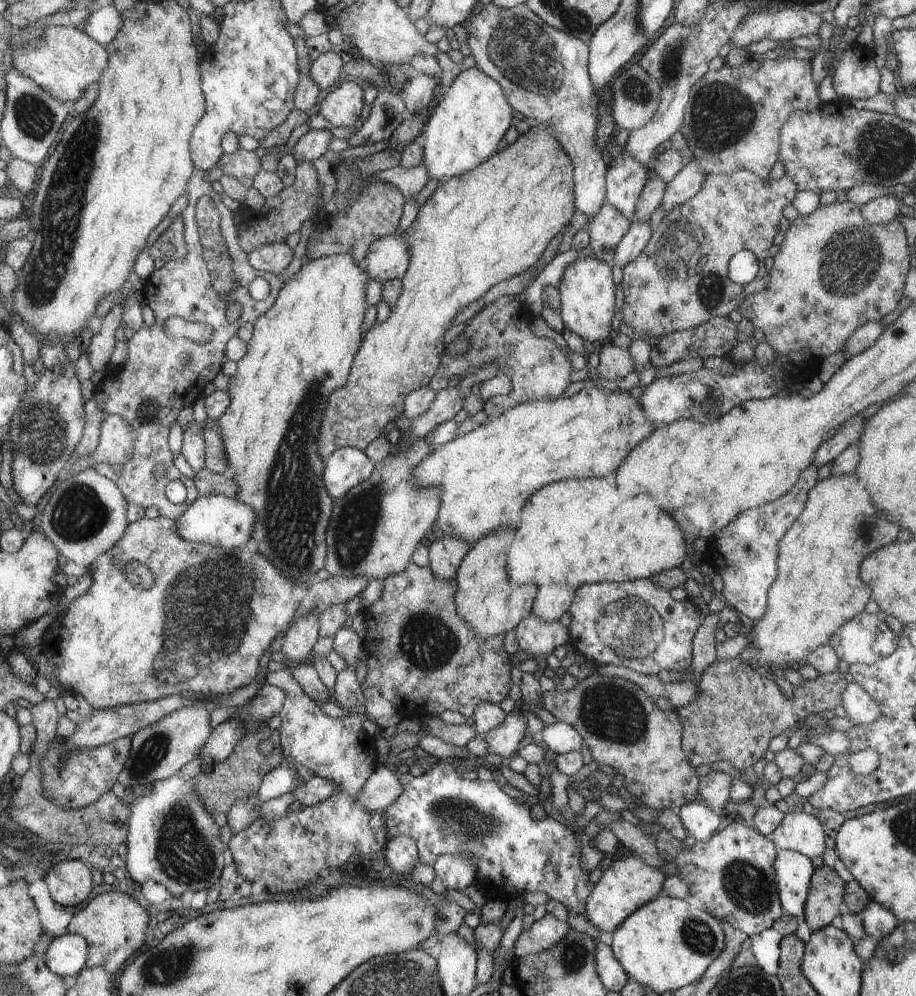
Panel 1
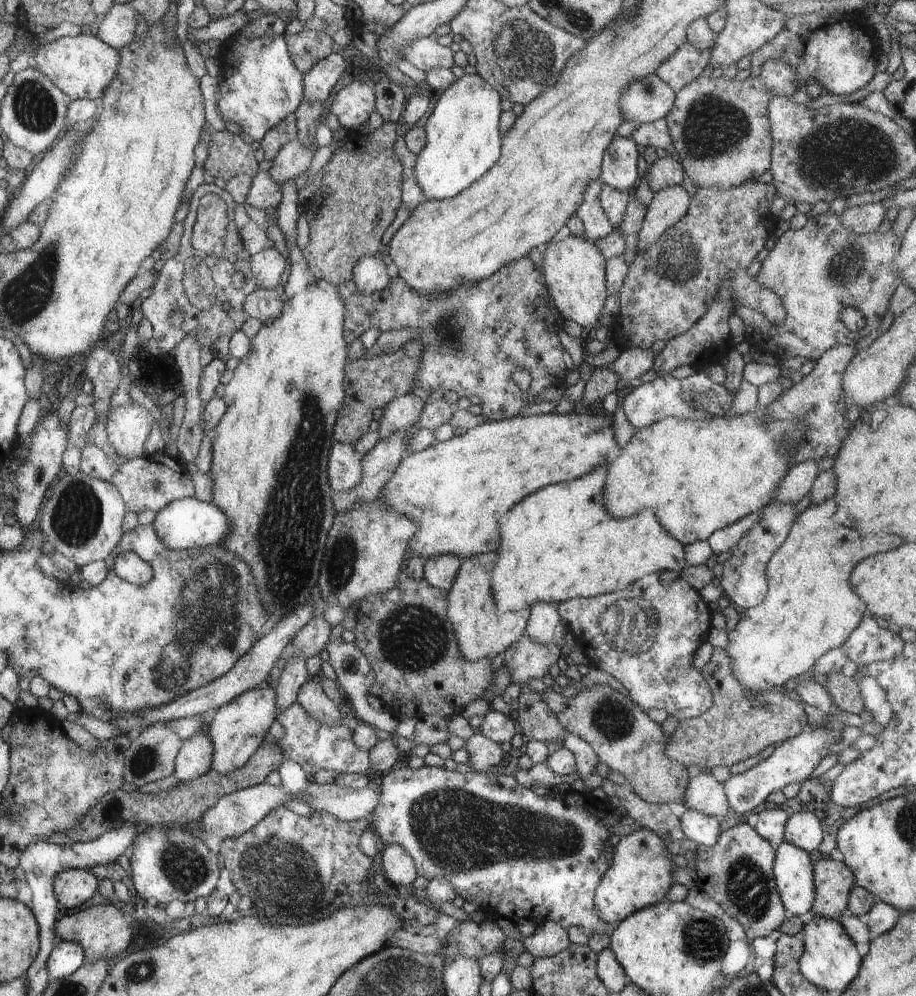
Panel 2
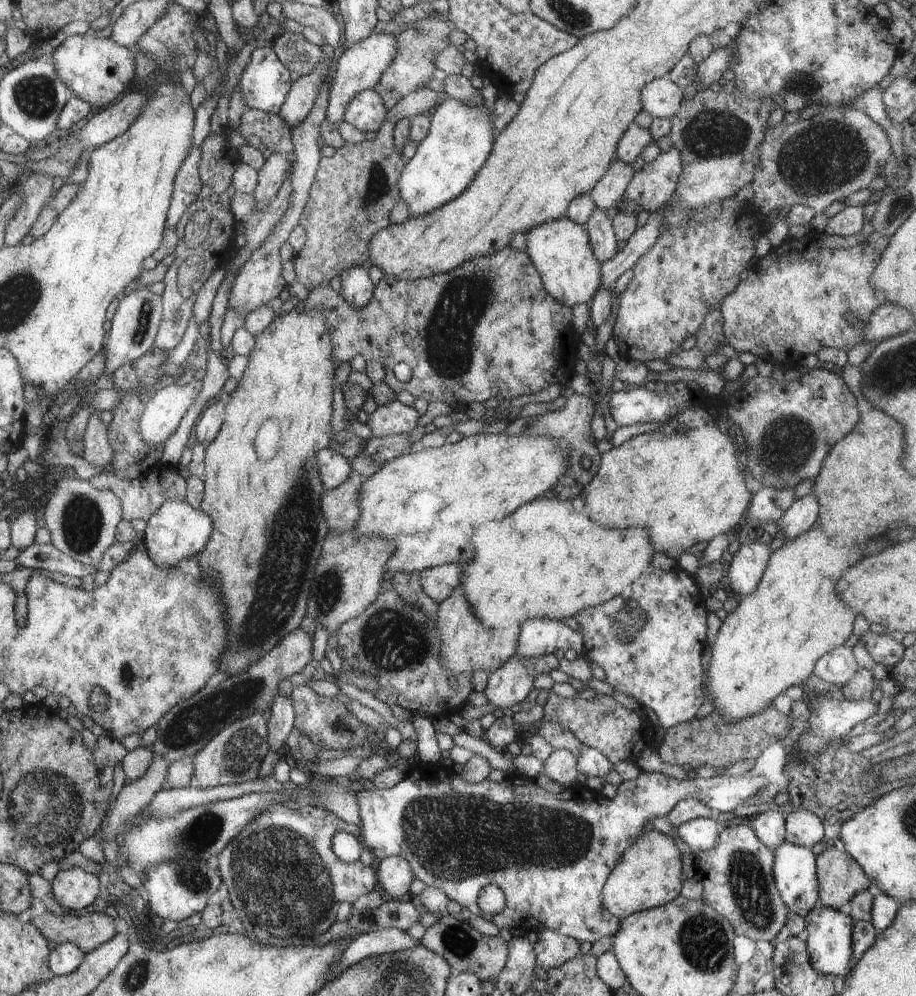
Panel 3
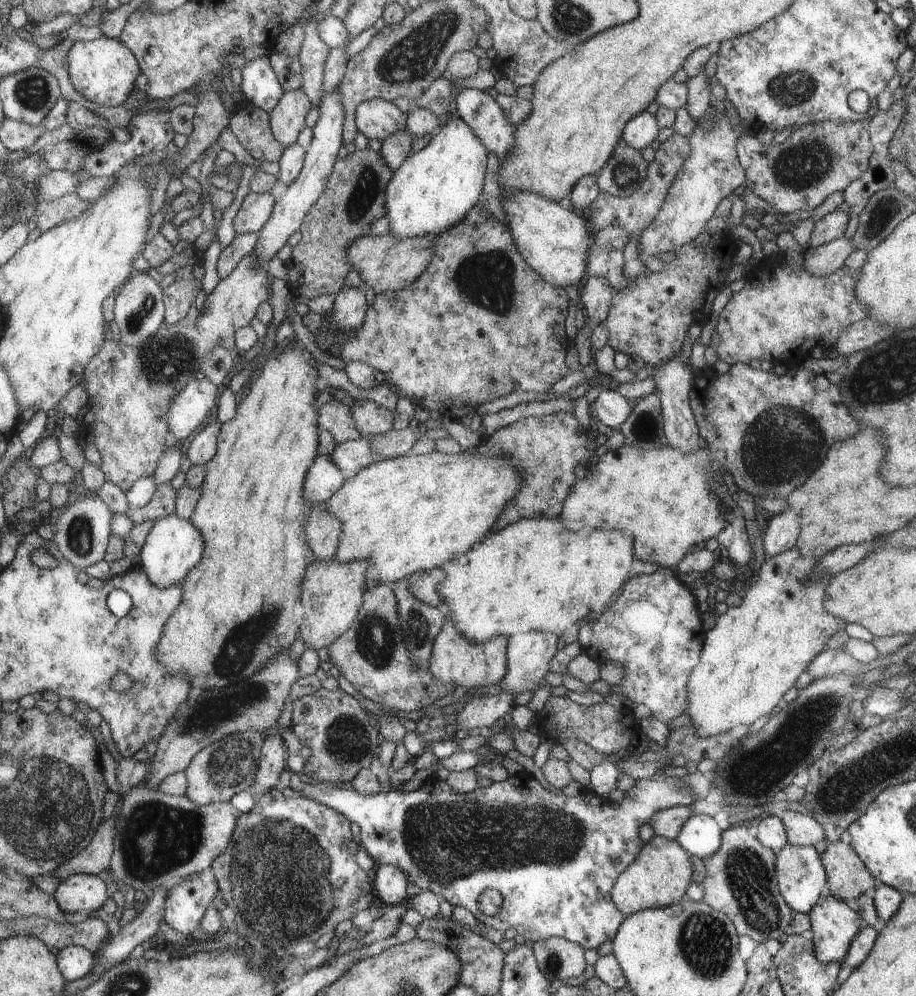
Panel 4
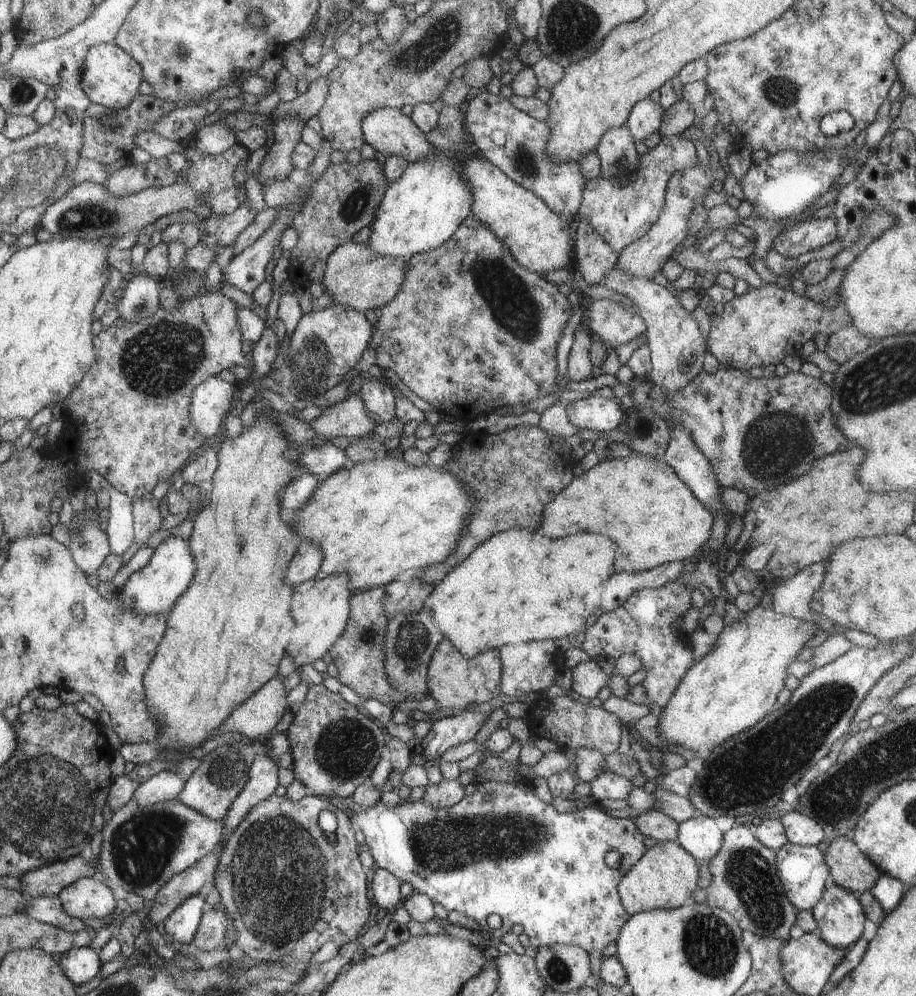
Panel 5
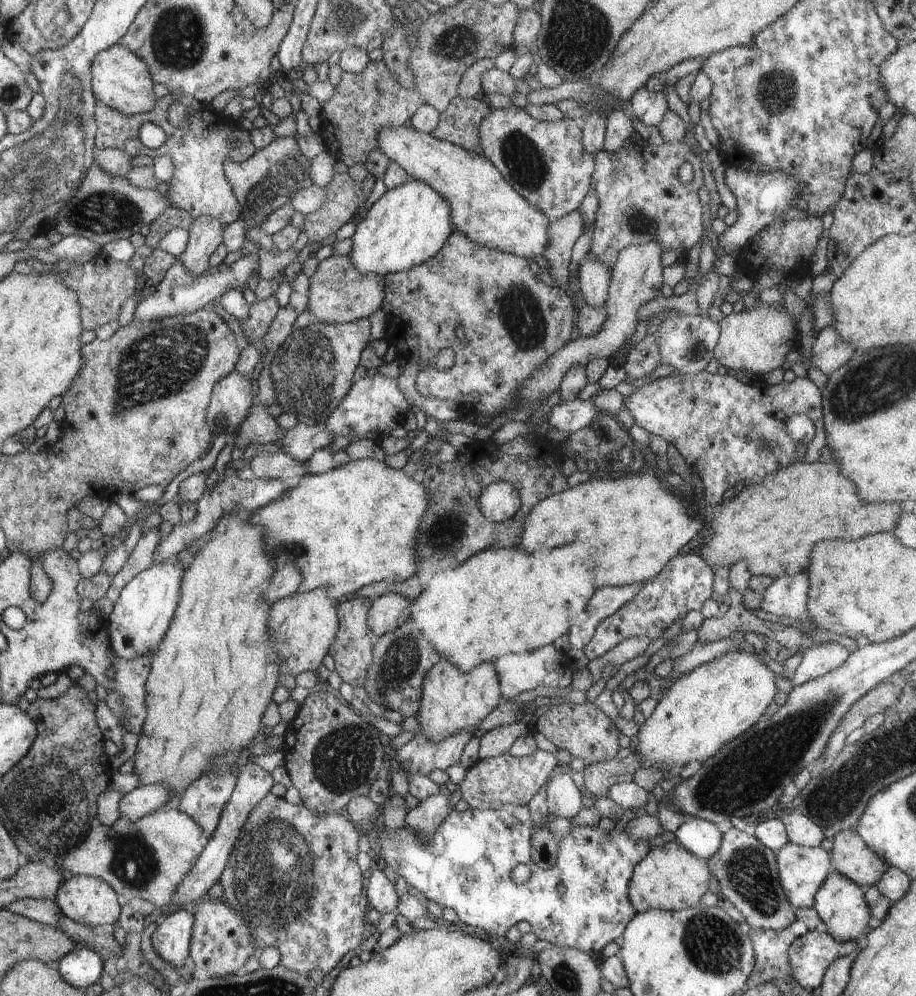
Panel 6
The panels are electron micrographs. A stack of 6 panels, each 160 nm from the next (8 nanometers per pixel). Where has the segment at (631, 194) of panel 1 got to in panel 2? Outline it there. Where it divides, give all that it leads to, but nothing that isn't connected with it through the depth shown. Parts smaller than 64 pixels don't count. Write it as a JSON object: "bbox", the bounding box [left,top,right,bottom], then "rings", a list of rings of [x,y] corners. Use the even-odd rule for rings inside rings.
{"bbox":[599,137,638,191],"rings":[[[616,137],[605,152],[599,179],[615,189],[628,191],[638,180],[638,146],[631,137]]]}

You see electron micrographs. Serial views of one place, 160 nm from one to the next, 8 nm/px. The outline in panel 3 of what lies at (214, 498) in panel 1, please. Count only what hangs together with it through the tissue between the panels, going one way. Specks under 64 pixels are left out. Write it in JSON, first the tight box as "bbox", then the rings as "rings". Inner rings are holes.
{"bbox":[143,501,212,567],"rings":[[[166,501],[148,520],[143,530],[143,542],[148,546],[150,558],[162,567],[175,567],[182,560],[196,557],[212,535],[212,517],[195,509],[188,502]]]}

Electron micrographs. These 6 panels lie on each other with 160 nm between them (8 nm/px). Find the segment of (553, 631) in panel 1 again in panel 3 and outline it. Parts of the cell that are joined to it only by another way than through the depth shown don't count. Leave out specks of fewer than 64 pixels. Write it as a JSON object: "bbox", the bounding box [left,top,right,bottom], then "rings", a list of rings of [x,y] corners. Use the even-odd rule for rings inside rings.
{"bbox":[484,654,560,712],"rings":[[[553,654],[529,659],[514,656],[488,677],[484,696],[496,709],[508,712],[511,706],[522,702],[530,694],[536,675],[549,673],[559,666],[560,663]]]}

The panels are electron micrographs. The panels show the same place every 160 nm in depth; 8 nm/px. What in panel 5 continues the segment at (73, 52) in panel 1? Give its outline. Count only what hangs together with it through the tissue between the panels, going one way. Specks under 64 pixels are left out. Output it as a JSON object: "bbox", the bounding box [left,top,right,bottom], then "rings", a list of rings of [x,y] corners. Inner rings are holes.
{"bbox":[81,44,142,112],"rings":[[[95,44],[90,47],[89,54],[86,55],[81,84],[87,90],[90,100],[102,104],[110,112],[119,111],[132,103],[138,92],[138,86],[142,84],[140,65],[130,53],[116,44]]]}

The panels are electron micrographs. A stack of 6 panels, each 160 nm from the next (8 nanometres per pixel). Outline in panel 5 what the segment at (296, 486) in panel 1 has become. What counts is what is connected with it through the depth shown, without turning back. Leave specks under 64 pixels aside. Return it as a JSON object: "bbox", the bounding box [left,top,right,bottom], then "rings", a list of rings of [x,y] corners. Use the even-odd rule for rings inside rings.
{"bbox":[144,416,306,760],"rings":[[[269,416],[256,417],[254,423],[250,428],[245,428],[241,432],[238,438],[226,437],[220,450],[217,452],[219,460],[218,468],[213,476],[213,482],[216,484],[214,492],[209,500],[209,505],[200,511],[194,520],[193,532],[188,540],[188,545],[196,558],[196,572],[193,576],[193,580],[190,583],[189,590],[177,600],[177,603],[173,606],[173,610],[168,613],[168,622],[165,630],[165,635],[162,637],[160,646],[158,646],[156,653],[152,656],[152,663],[148,670],[144,673],[144,690],[146,696],[146,704],[148,704],[149,712],[157,717],[157,720],[161,722],[162,730],[158,740],[165,741],[165,750],[158,756],[160,760],[177,760],[178,758],[188,756],[188,753],[194,747],[200,747],[202,744],[210,739],[212,732],[216,728],[220,727],[233,711],[242,706],[256,691],[260,691],[269,680],[278,676],[278,664],[282,662],[284,654],[286,654],[286,646],[290,642],[290,630],[294,628],[294,619],[292,616],[291,600],[293,600],[293,587],[289,585],[284,586],[282,580],[286,576],[286,570],[288,570],[288,564],[303,541],[292,526],[288,526],[282,518],[280,518],[280,506],[278,506],[278,500],[276,500],[276,494],[278,490],[282,490],[292,478],[296,476],[302,476],[306,473],[306,469],[303,469],[297,464],[297,460],[294,457],[298,454],[294,454],[294,444],[289,440],[289,437],[285,436],[284,425],[280,425],[273,417]]]}

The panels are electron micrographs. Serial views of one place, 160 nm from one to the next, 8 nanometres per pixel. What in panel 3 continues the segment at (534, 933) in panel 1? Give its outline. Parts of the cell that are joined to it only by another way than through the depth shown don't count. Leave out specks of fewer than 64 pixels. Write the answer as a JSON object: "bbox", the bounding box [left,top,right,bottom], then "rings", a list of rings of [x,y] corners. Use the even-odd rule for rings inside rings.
{"bbox":[533,929,580,970],"rings":[[[542,929],[537,933],[537,942],[533,944],[537,964],[545,970],[550,970],[580,954],[578,941],[550,929]]]}

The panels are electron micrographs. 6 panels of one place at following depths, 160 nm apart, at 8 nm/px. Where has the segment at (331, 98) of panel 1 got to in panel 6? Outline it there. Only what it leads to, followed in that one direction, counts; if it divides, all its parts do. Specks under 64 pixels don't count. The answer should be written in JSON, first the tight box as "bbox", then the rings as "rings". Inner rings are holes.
{"bbox":[378,126,550,261],"rings":[[[412,126],[386,127],[378,133],[379,149],[391,160],[399,164],[410,178],[429,184],[440,193],[452,206],[452,221],[454,232],[462,233],[472,242],[498,249],[516,256],[526,257],[528,260],[541,261],[542,254],[550,244],[550,222],[546,213],[537,206],[530,204],[516,189],[502,176],[496,165],[482,154],[467,151],[461,145],[448,141],[441,141],[430,133],[423,133]]]}

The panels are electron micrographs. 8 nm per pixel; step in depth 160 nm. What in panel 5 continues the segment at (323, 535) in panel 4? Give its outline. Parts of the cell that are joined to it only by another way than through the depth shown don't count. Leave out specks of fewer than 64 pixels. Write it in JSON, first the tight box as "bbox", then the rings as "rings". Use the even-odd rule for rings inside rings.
{"bbox":[286,540,323,587],"rings":[[[302,540],[298,556],[294,556],[294,568],[290,568],[290,576],[286,576],[286,585],[290,587],[314,579],[323,561],[321,548],[311,541]]]}

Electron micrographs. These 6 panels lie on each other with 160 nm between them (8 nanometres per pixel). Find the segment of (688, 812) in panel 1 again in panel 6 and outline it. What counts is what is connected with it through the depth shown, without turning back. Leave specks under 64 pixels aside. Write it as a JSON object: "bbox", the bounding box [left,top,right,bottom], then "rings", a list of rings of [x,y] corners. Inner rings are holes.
{"bbox":[675,818,723,860],"rings":[[[690,818],[685,820],[675,832],[676,841],[686,850],[709,860],[720,848],[723,833],[717,824],[704,819]]]}

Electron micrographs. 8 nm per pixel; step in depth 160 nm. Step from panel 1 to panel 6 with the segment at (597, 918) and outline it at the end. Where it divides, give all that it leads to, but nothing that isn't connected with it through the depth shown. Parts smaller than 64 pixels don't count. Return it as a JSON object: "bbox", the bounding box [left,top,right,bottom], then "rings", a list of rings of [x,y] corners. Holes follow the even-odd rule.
{"bbox":[629,841,712,913],"rings":[[[671,841],[652,847],[649,854],[637,864],[629,886],[629,899],[638,913],[650,909],[679,911],[696,906],[708,890],[710,880],[712,870],[706,866],[704,859],[698,858],[677,841]]]}

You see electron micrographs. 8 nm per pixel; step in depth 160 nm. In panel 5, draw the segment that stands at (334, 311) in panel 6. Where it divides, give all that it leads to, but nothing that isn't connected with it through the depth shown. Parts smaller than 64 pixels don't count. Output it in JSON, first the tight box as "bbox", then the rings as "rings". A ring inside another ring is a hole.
{"bbox":[323,241,405,313],"rings":[[[352,241],[344,243],[329,256],[329,266],[324,274],[323,292],[339,305],[365,313],[388,304],[401,290],[405,280],[405,260],[383,257],[368,244],[361,245]]]}

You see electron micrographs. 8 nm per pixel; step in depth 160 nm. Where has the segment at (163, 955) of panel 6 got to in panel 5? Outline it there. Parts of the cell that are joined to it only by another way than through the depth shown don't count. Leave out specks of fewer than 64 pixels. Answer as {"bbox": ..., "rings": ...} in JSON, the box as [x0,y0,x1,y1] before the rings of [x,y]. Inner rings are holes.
{"bbox":[164,895,204,946],"rings":[[[198,895],[187,898],[168,918],[164,921],[164,928],[172,936],[172,944],[178,946],[182,943],[192,942],[196,934],[196,928],[201,924],[204,898]]]}

